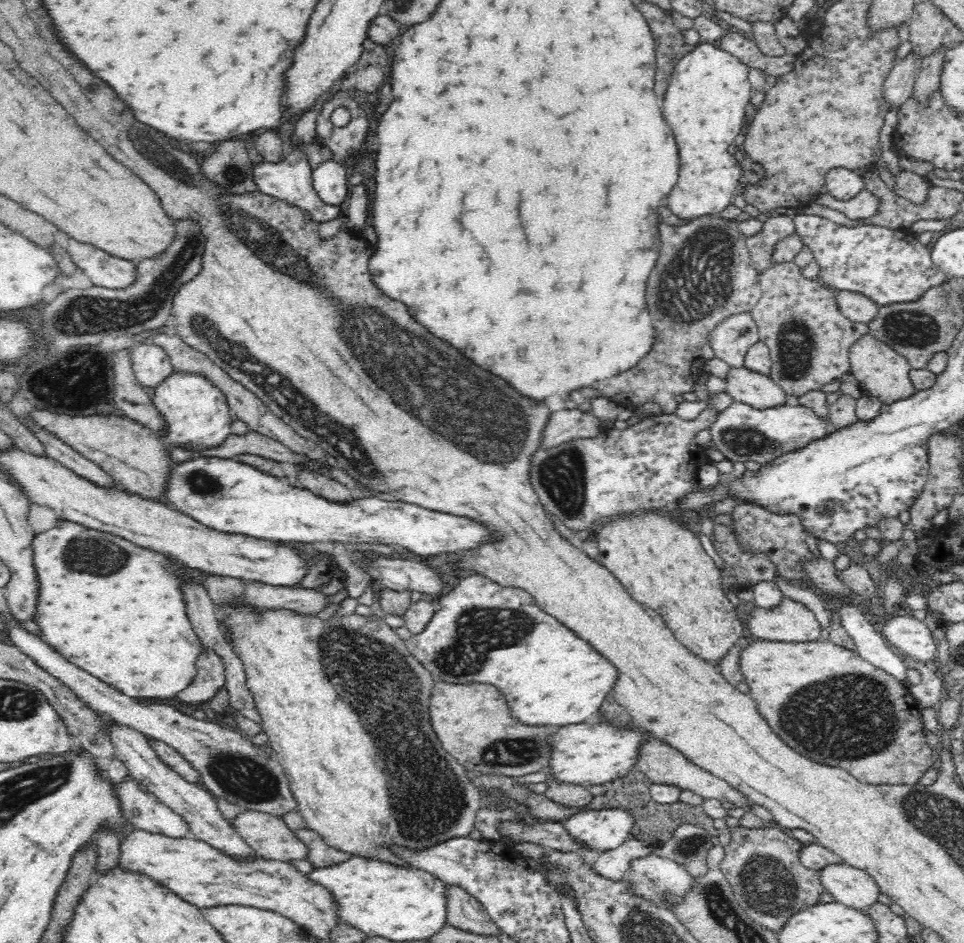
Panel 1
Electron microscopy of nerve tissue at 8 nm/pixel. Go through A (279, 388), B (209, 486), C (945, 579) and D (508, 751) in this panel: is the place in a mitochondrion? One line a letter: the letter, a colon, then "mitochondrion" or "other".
A: mitochondrion
B: mitochondrion
C: other
D: mitochondrion

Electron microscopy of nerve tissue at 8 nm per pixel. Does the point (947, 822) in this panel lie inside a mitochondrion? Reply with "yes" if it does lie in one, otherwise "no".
yes

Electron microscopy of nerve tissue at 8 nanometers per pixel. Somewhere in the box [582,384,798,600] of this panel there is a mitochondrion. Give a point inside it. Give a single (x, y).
(745, 441)

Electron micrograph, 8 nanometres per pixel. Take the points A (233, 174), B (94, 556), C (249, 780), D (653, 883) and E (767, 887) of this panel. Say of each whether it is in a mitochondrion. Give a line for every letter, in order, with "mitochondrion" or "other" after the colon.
A: mitochondrion
B: mitochondrion
C: mitochondrion
D: mitochondrion
E: mitochondrion

